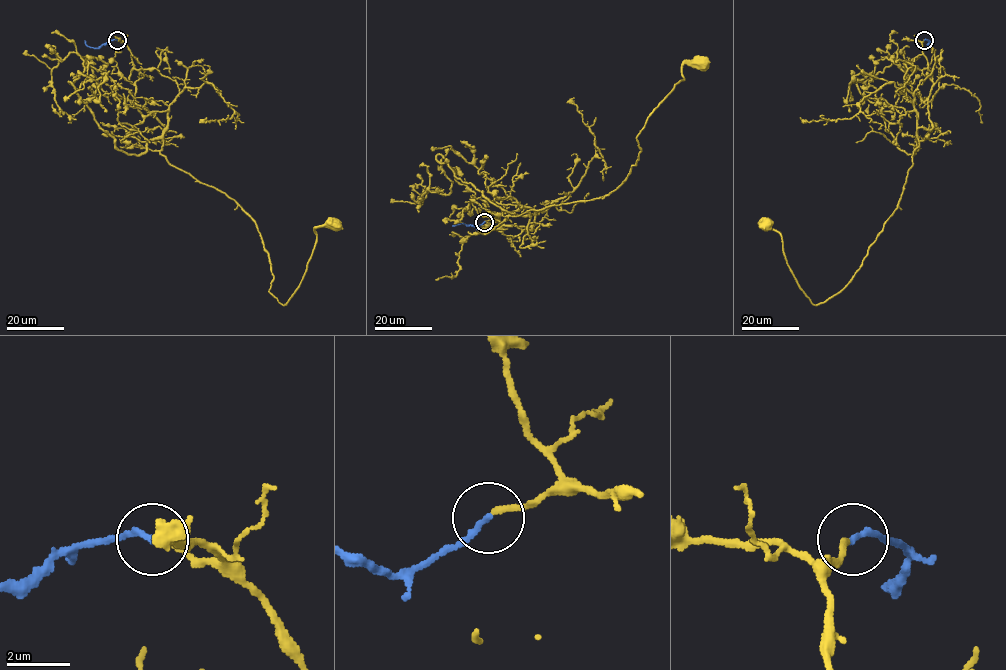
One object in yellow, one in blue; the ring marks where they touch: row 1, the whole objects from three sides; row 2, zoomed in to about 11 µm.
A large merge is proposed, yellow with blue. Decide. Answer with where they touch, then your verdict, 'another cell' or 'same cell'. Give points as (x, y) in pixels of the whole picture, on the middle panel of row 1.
(484, 222) | same cell

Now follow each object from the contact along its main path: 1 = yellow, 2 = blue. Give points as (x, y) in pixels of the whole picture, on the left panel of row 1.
1: (117, 40), (135, 102), (167, 127), (159, 152), (255, 222), (280, 303), (331, 222)
2: (117, 40), (97, 48), (88, 46), (85, 40)

